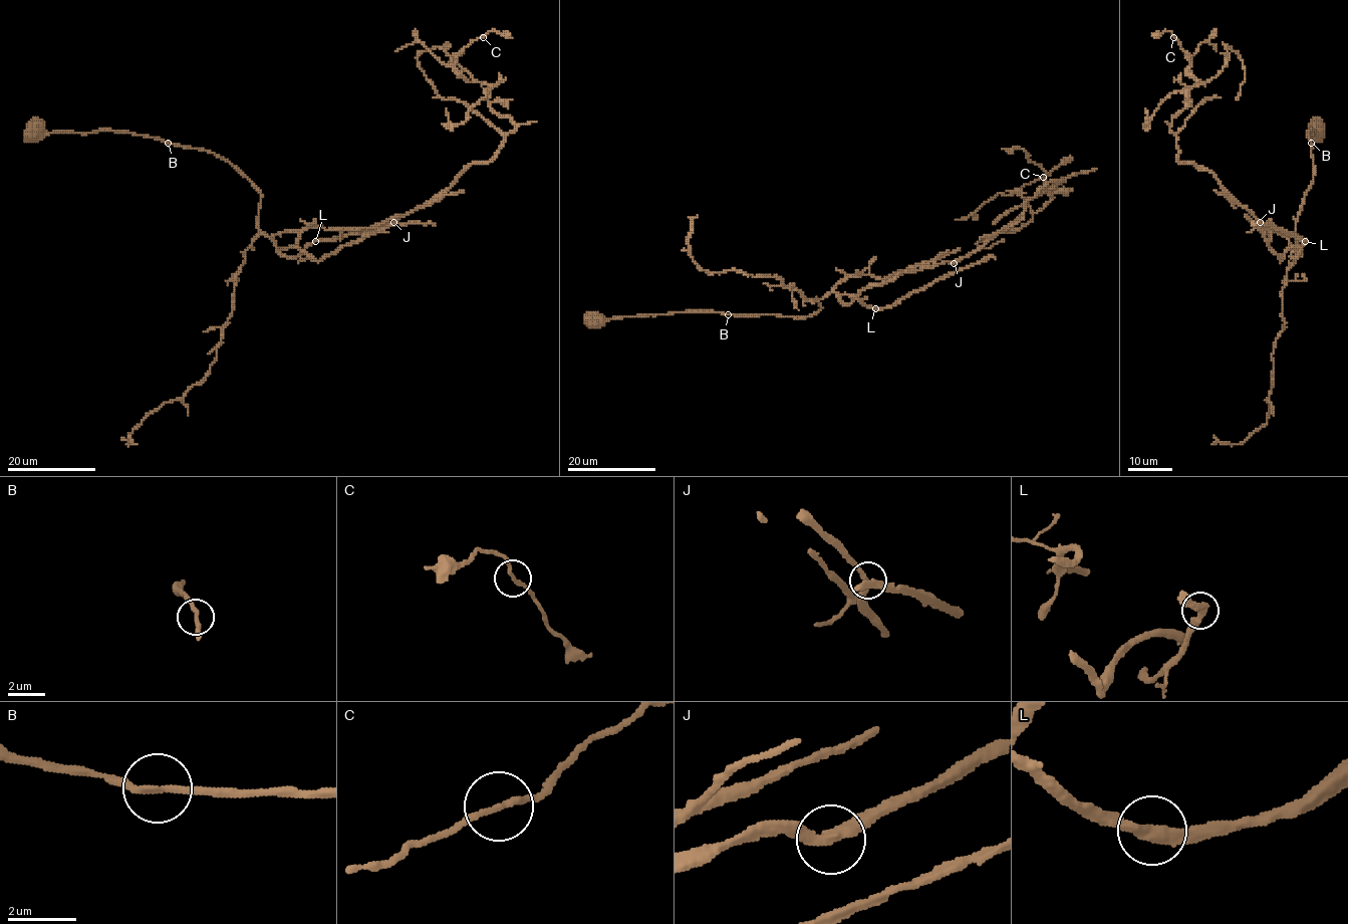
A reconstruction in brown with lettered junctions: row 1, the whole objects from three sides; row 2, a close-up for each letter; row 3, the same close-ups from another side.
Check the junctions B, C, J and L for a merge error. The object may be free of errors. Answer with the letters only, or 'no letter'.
no letter

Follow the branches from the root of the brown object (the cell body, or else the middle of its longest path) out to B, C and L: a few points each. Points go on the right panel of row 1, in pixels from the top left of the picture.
B: (1319, 127), (1316, 134), (1308, 133), (1311, 144)
C: (1319, 127), (1289, 237), (1300, 248), (1281, 260), (1209, 171), (1177, 160), (1171, 120), (1208, 81), (1173, 37)
L: (1319, 127), (1316, 134), (1308, 133), (1314, 179), (1305, 195), (1296, 229), (1289, 237), (1293, 257), (1305, 241)

